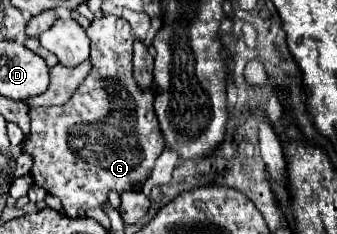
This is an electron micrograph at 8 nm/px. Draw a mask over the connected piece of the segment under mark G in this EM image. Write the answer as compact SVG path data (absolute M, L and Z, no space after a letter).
M102 17L94 19L86 29L86 35L92 45L90 61L92 73L82 81L82 85L74 91L68 103L60 107L40 107L30 111L30 139L22 149L30 153L34 159L30 175L36 185L44 187L50 195L56 195L62 201L62 209L68 217L78 217L78 211L86 211L92 207L100 207L110 191L130 191L136 185L144 183L154 169L156 159L166 147L162 137L156 111L154 111L154 87L140 89L132 71L132 43L134 33L130 23L120 17Z

